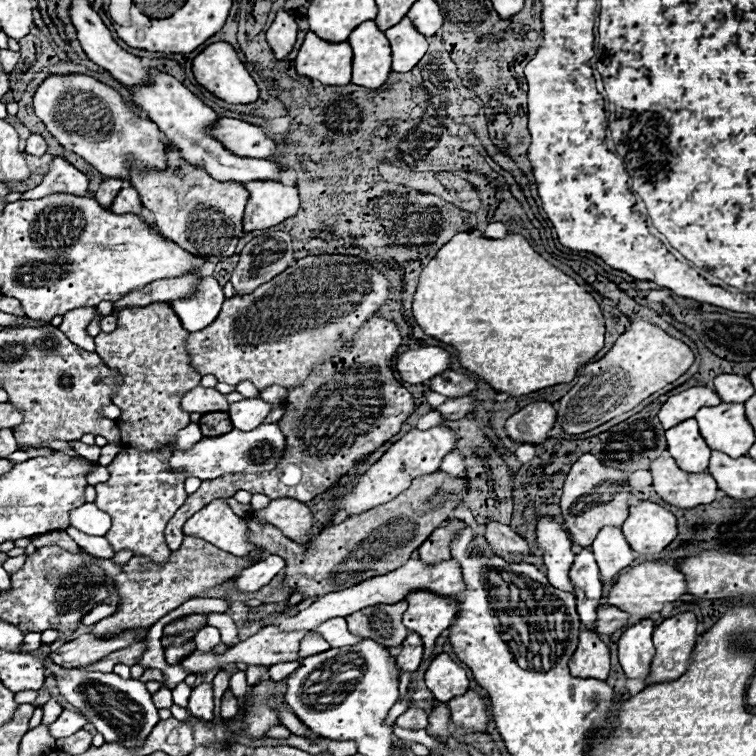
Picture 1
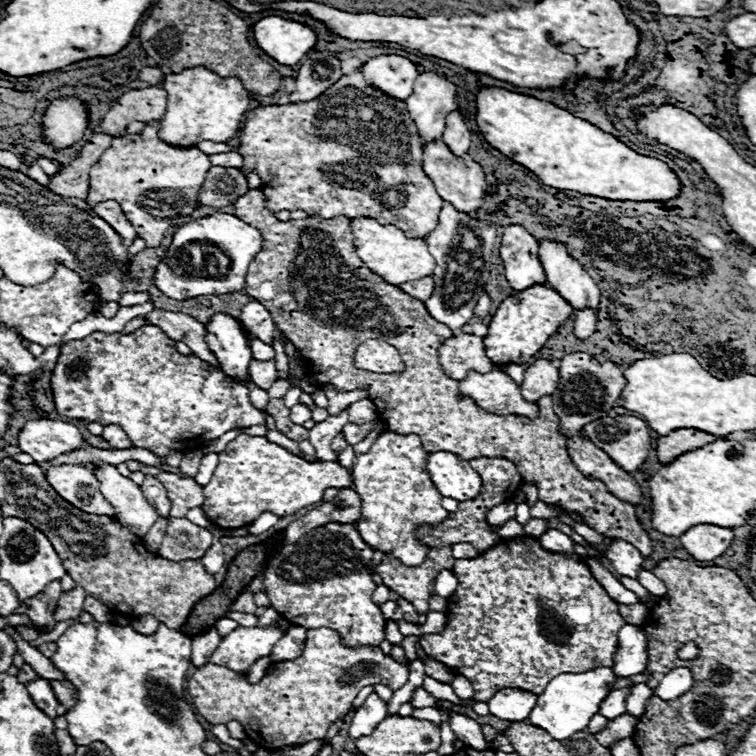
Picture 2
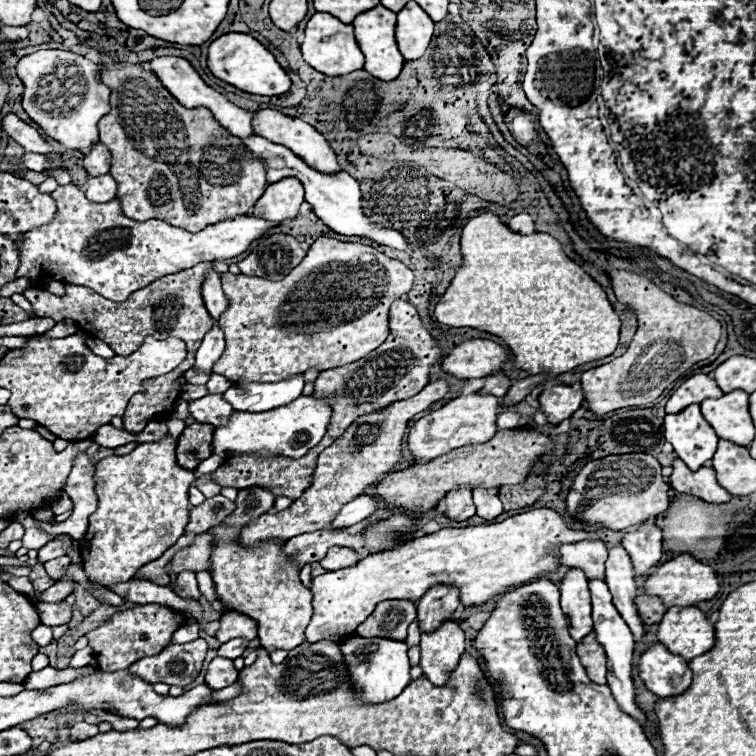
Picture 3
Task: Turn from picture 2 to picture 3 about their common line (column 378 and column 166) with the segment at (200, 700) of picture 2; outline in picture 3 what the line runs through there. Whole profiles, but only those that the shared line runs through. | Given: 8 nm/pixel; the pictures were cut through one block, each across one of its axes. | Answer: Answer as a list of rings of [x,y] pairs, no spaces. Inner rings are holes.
[[[198,638],[186,644],[166,646],[160,654],[138,660],[130,666],[146,682],[164,682],[168,686],[186,686],[200,674],[208,652],[206,640]]]

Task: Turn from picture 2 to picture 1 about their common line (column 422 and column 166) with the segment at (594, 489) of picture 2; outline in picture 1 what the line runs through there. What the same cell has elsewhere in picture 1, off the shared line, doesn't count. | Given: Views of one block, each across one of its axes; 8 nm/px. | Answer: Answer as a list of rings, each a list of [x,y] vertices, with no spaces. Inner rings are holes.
[[[166,302],[150,304],[150,308],[124,308],[118,312],[118,326],[110,334],[98,334],[96,340],[96,354],[106,362],[108,368],[122,374],[122,384],[114,388],[112,402],[120,408],[120,418],[116,424],[122,430],[122,444],[132,446],[138,450],[156,450],[168,446],[176,432],[190,424],[188,412],[180,410],[180,398],[194,386],[200,384],[200,378],[194,368],[190,366],[190,356],[184,348],[188,332],[182,328],[178,316],[168,308]]]

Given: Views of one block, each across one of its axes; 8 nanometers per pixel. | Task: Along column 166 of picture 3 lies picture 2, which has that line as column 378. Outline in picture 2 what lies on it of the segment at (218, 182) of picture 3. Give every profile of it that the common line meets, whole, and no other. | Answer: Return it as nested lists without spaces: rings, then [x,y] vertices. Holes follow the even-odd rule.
[[[358,70],[350,76],[342,76],[342,80],[332,84],[314,102],[254,108],[246,116],[238,142],[238,152],[244,158],[240,172],[248,174],[254,170],[260,176],[260,190],[266,196],[266,208],[270,212],[304,210],[320,218],[364,216],[380,224],[394,224],[410,238],[426,238],[438,226],[444,200],[424,174],[422,140],[406,110],[406,102],[398,102],[376,88],[368,88]]]

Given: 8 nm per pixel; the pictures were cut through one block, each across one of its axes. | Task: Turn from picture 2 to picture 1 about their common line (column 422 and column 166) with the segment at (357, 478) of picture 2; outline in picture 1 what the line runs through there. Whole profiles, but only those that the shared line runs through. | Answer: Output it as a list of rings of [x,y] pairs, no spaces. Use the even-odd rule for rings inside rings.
[[[190,424],[186,430],[178,432],[172,448],[150,450],[150,452],[124,448],[112,460],[112,464],[108,466],[110,480],[96,486],[94,504],[98,504],[98,508],[102,508],[112,516],[112,528],[108,530],[106,538],[110,540],[116,552],[130,548],[134,554],[146,556],[158,564],[168,560],[170,548],[166,548],[164,542],[164,528],[168,520],[176,514],[176,510],[184,504],[186,492],[184,492],[182,472],[170,472],[170,468],[166,468],[166,460],[170,458],[170,452],[178,448],[190,448],[190,444],[196,444],[198,440],[202,440],[200,426]]]

